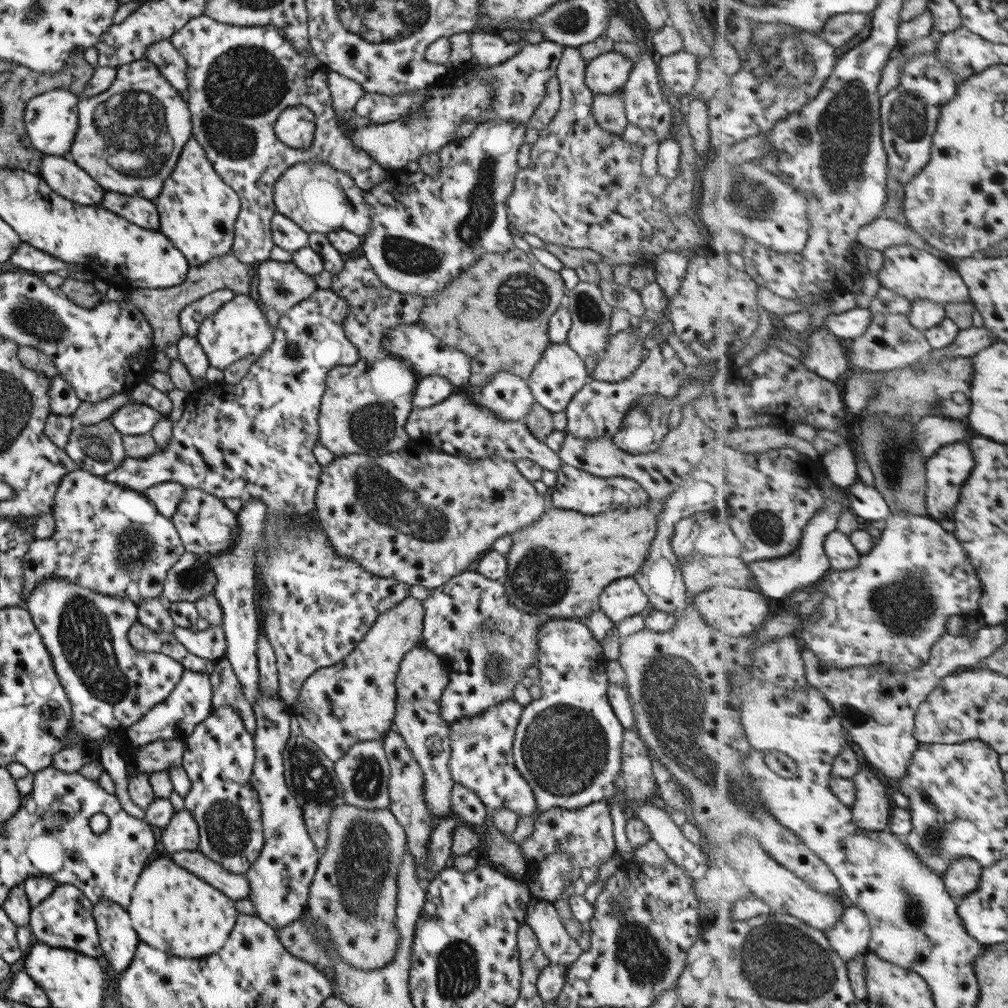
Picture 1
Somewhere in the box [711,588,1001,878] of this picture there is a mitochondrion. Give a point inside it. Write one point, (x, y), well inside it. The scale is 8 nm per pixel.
(932, 838)

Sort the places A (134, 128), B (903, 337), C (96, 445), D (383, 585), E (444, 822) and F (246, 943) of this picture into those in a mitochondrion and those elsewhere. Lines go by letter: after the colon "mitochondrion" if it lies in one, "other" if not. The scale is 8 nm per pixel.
A: mitochondrion
B: mitochondrion
C: mitochondrion
D: other
E: other
F: other

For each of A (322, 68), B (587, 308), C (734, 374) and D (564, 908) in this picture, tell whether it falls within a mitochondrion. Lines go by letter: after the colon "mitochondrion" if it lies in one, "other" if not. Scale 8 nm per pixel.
A: other
B: mitochondrion
C: other
D: other

